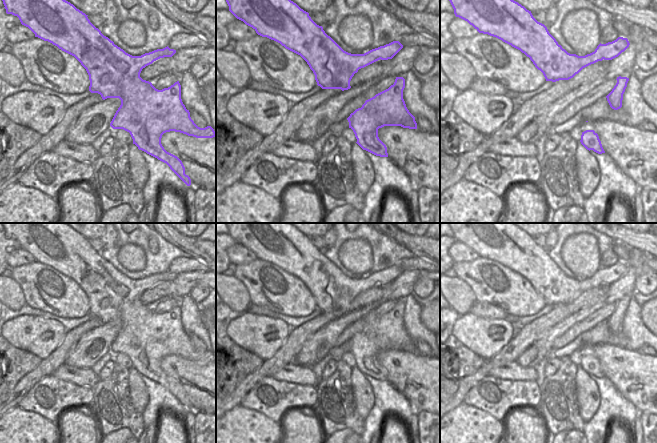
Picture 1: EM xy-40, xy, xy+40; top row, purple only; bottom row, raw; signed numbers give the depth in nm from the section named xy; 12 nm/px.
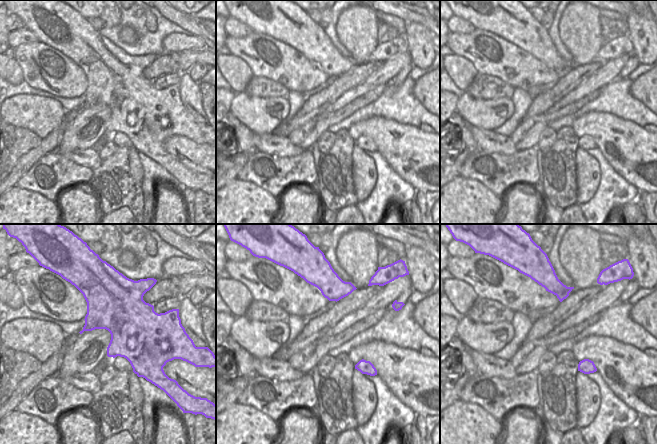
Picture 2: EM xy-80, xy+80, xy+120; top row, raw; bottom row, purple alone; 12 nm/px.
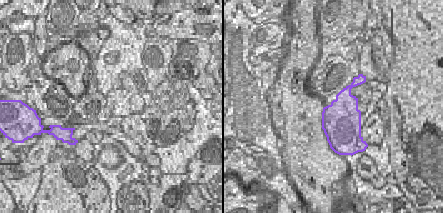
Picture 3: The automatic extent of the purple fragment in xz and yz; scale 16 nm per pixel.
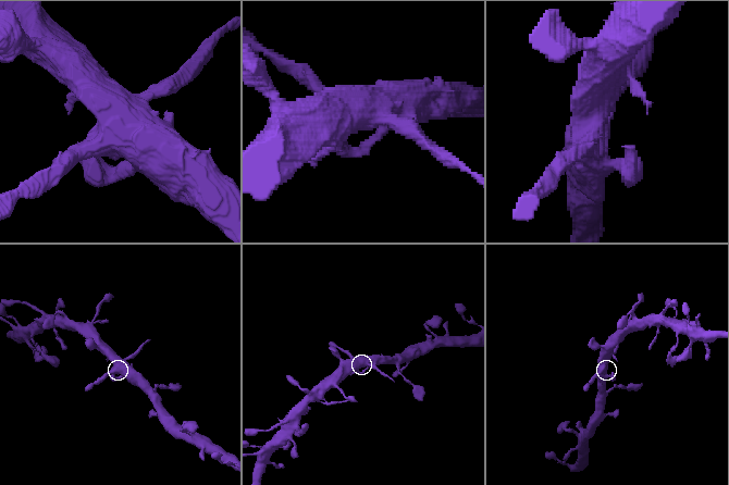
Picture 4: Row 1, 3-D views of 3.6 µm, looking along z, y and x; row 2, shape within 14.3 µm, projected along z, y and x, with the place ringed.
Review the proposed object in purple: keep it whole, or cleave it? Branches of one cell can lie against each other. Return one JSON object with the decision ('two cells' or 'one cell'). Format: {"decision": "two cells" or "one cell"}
{"decision": "two cells"}

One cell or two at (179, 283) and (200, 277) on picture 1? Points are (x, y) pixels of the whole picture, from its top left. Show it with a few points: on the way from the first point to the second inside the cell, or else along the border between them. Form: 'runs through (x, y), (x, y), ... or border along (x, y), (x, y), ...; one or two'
runs through (184, 282), (195, 278); one

